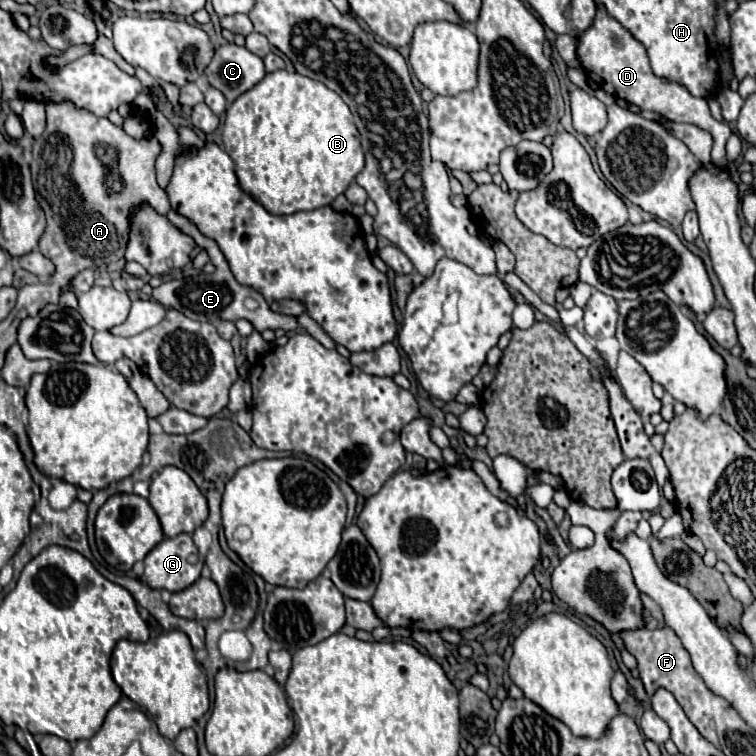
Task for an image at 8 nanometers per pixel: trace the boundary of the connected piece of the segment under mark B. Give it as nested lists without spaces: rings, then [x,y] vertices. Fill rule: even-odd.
[[[278,70],[266,74],[226,110],[224,150],[236,164],[242,190],[270,214],[332,204],[364,168],[360,134],[342,98],[312,78]]]

